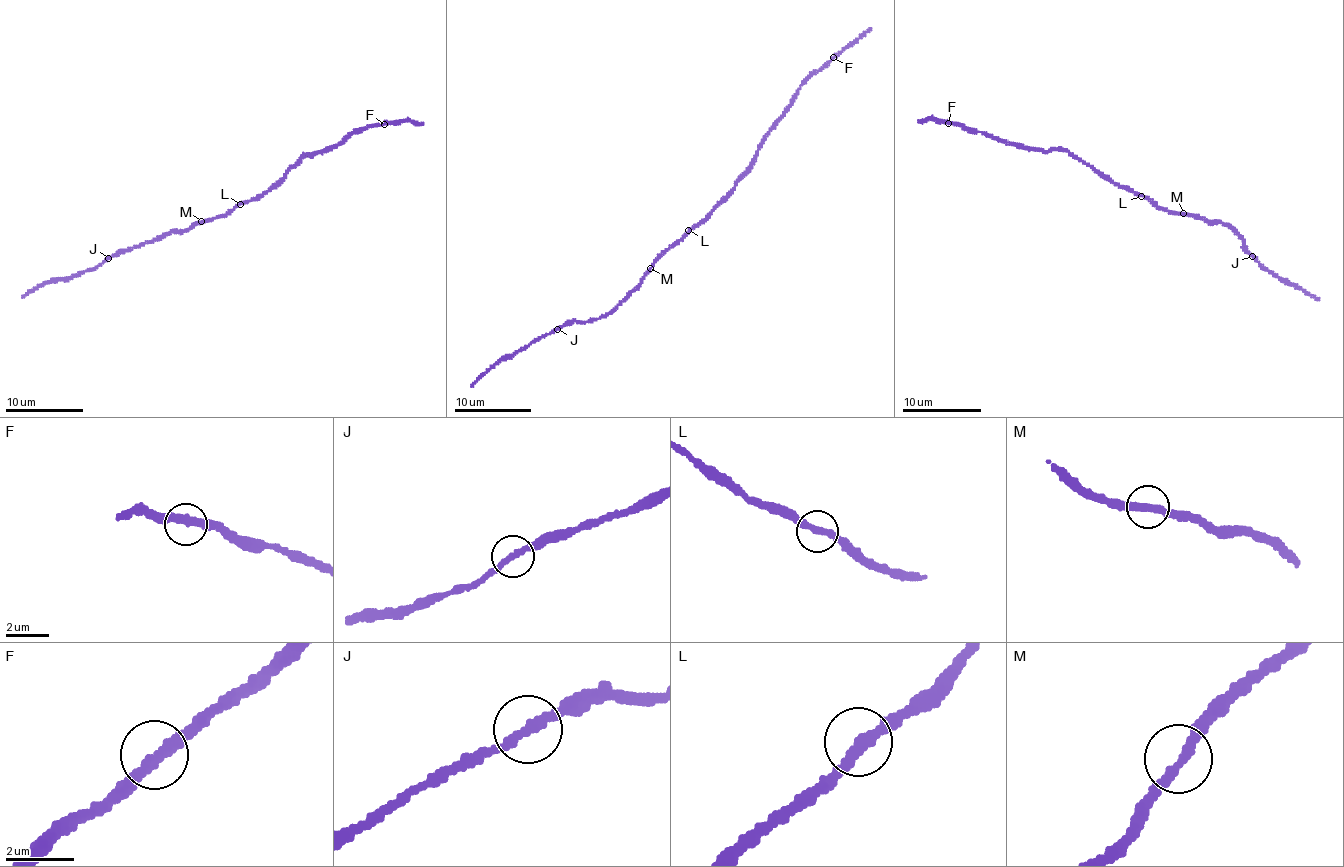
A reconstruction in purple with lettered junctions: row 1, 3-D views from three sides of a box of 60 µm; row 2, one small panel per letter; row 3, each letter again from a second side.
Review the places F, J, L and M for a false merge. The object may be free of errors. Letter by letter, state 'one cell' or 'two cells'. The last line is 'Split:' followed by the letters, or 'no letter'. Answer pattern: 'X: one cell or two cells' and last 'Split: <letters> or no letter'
F: one cell
J: one cell
L: one cell
M: one cell
Split: no letter

